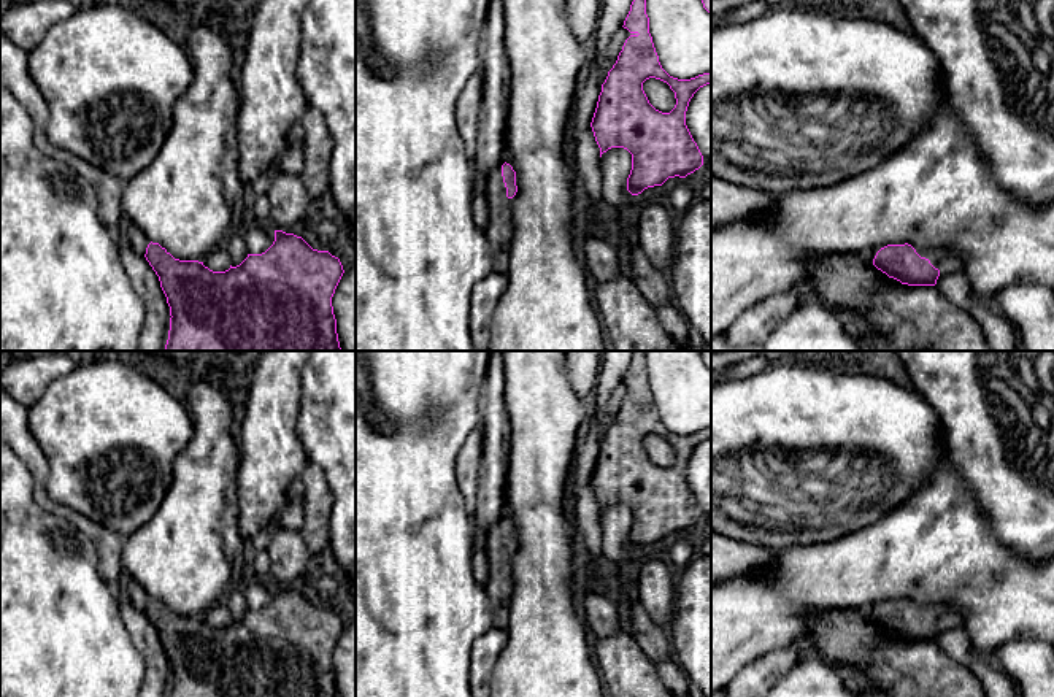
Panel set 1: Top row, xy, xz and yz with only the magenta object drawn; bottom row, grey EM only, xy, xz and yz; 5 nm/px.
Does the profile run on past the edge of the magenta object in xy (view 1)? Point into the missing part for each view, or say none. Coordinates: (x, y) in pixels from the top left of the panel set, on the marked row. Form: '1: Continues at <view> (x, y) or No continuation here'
1: Continues at xy (134, 235)

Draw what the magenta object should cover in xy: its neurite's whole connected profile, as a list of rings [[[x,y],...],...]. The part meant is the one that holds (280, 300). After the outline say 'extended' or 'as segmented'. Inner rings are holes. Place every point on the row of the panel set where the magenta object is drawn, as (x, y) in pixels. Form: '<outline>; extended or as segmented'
[[[125,219],[119,233],[146,257],[167,297],[171,318],[163,351],[341,351],[332,297],[344,273],[343,265],[329,251],[313,249],[302,237],[275,230],[275,241],[265,252],[248,254],[240,265],[213,271],[203,262],[175,259]]]; extended

